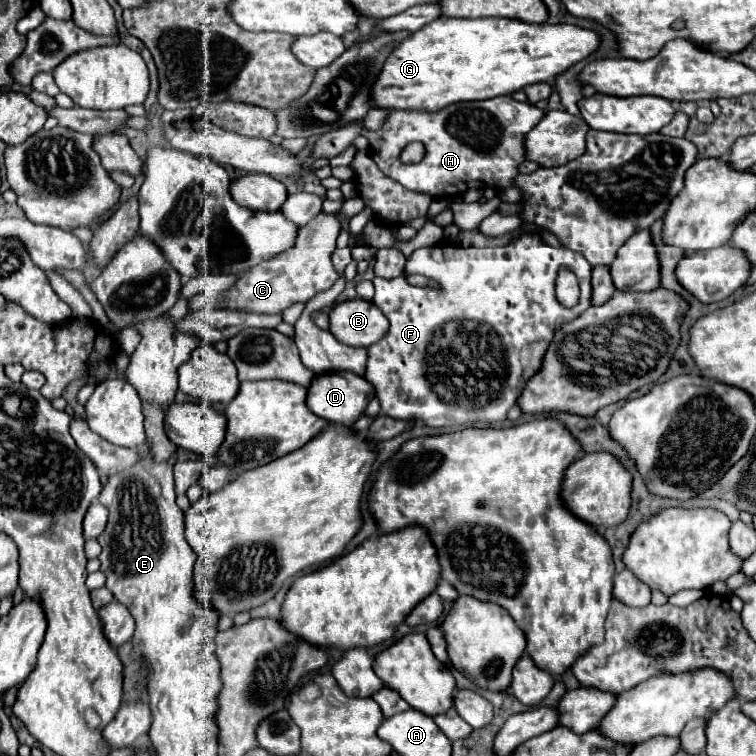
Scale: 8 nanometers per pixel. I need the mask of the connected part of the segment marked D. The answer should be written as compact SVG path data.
M340 371L340 373L324 373L312 379L312 385L308 389L308 409L316 413L318 417L324 417L326 421L332 421L336 425L352 427L356 419L362 415L370 399L374 399L376 393L368 381L356 373Z

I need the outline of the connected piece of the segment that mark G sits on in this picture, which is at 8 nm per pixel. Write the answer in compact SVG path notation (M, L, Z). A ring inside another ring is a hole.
M438 17L420 31L412 33L408 41L400 41L396 53L388 57L376 85L372 85L372 105L378 109L398 111L440 111L446 105L460 101L492 99L498 95L510 95L526 85L552 81L558 73L570 65L582 61L594 53L600 45L600 35L592 29L576 25L526 25L522 21L508 19L446 19Z

